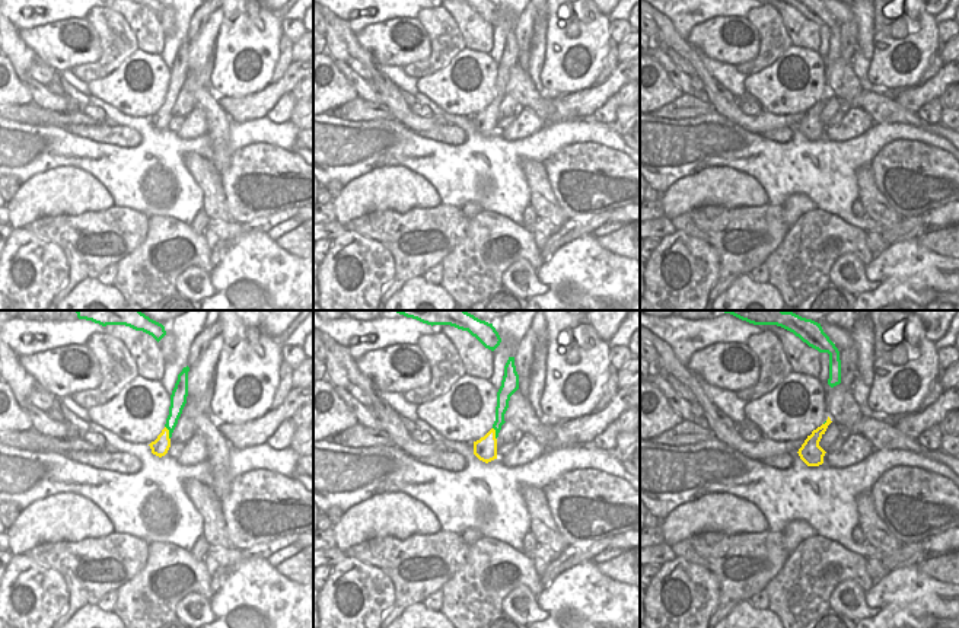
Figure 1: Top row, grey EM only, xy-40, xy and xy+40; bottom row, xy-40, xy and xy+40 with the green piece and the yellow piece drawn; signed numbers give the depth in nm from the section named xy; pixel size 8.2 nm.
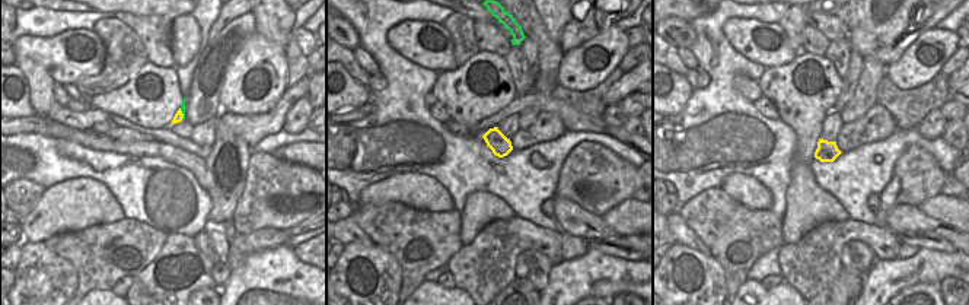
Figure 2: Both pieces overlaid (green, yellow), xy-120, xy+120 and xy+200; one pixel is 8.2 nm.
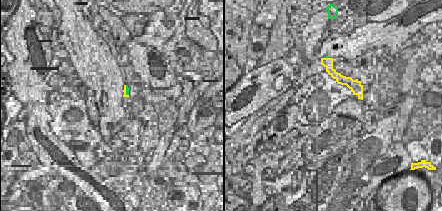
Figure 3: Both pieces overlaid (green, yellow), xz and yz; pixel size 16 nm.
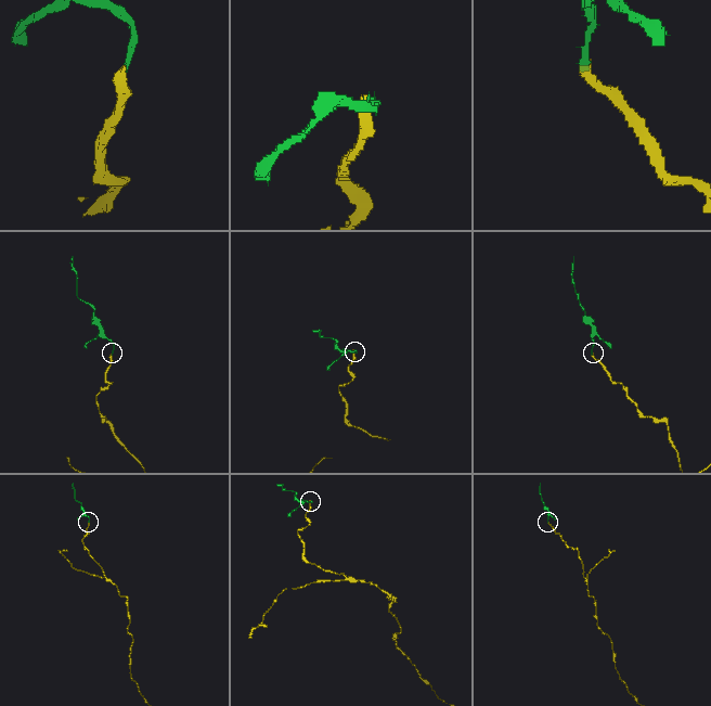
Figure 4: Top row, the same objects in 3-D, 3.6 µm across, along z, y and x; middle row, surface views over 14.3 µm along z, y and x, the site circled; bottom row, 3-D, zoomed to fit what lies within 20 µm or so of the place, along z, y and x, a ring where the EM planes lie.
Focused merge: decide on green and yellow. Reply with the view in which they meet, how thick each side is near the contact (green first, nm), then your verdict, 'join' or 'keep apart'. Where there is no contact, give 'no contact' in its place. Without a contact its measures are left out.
meets green in xy-40; 120 nm thick on the green side, 140 nm on the other; join

